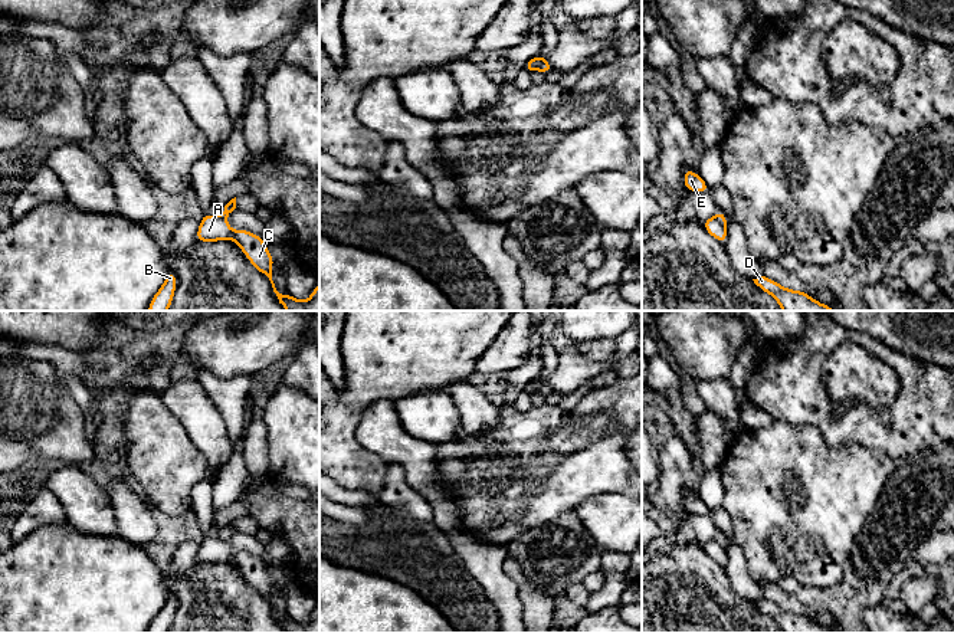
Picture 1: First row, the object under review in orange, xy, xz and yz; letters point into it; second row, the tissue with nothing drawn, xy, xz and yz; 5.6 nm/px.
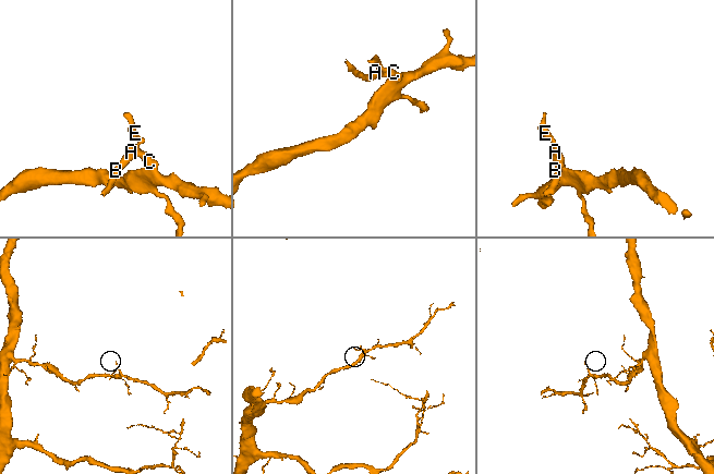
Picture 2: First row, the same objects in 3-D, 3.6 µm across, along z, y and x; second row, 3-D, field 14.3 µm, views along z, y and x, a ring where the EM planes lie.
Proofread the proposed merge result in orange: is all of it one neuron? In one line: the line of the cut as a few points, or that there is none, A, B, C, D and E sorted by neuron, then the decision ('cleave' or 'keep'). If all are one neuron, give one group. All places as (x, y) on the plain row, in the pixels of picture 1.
cut in xy along (233, 553), (229, 560); A B / C D E; cleave

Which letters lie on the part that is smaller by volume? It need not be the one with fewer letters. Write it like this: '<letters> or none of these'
A, B

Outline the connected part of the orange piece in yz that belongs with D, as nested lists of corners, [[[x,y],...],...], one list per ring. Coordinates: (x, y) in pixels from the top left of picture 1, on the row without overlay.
[[[760,598],[753,603],[761,613],[770,616],[778,624],[783,633],[836,633],[824,626],[814,623],[803,613],[786,611],[770,600]]]

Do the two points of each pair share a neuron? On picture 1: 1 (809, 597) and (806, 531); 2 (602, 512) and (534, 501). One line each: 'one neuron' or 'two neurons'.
1: two neurons
2: two neurons

